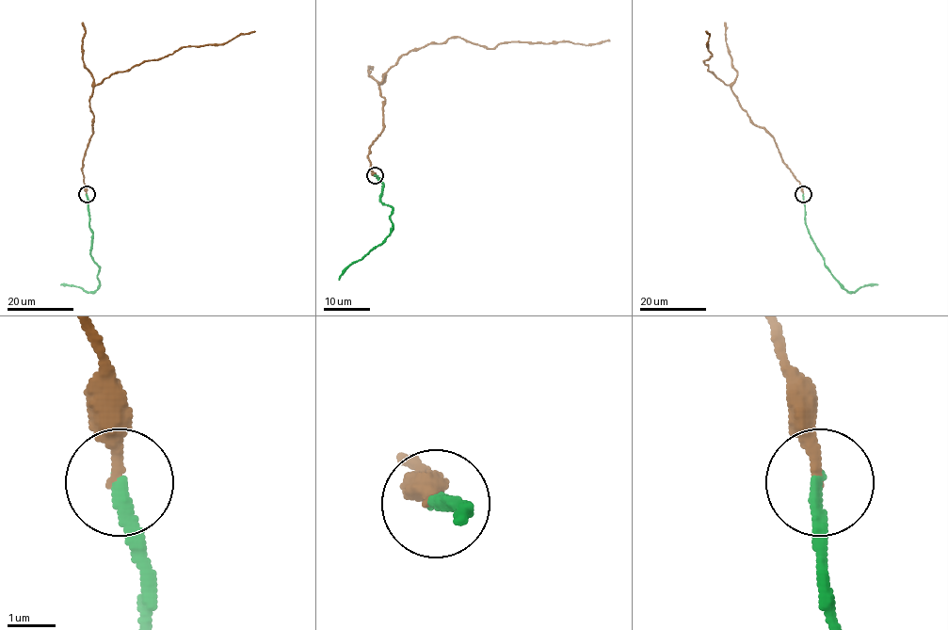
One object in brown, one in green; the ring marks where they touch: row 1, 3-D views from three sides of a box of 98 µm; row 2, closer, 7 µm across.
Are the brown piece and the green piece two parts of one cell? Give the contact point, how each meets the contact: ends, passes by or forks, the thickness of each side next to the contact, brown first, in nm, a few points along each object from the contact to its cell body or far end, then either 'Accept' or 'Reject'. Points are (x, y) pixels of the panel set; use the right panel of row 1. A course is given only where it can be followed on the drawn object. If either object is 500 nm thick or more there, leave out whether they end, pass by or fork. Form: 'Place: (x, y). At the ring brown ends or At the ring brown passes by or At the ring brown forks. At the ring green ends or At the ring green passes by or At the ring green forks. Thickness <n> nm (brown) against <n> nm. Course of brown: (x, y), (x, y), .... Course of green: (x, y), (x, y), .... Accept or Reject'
Place: (803, 194). At the ring brown ends. At the ring green ends. Thickness 280 nm (brown) against 280 nm. Course of brown: (803, 194), (774, 139), (752, 122), (731, 87), (703, 62), (712, 55), (706, 31). Course of green: (803, 194), (805, 224), (833, 277), (849, 292), (877, 284). Accept

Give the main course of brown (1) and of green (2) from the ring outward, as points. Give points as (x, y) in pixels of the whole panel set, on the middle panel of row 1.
1: (374, 176), (368, 149), (382, 131), (378, 85), (403, 56), (454, 37), (490, 48), (508, 41), (610, 40)
2: (374, 176), (383, 185), (381, 201), (393, 209), (393, 230), (356, 260), (338, 280)

